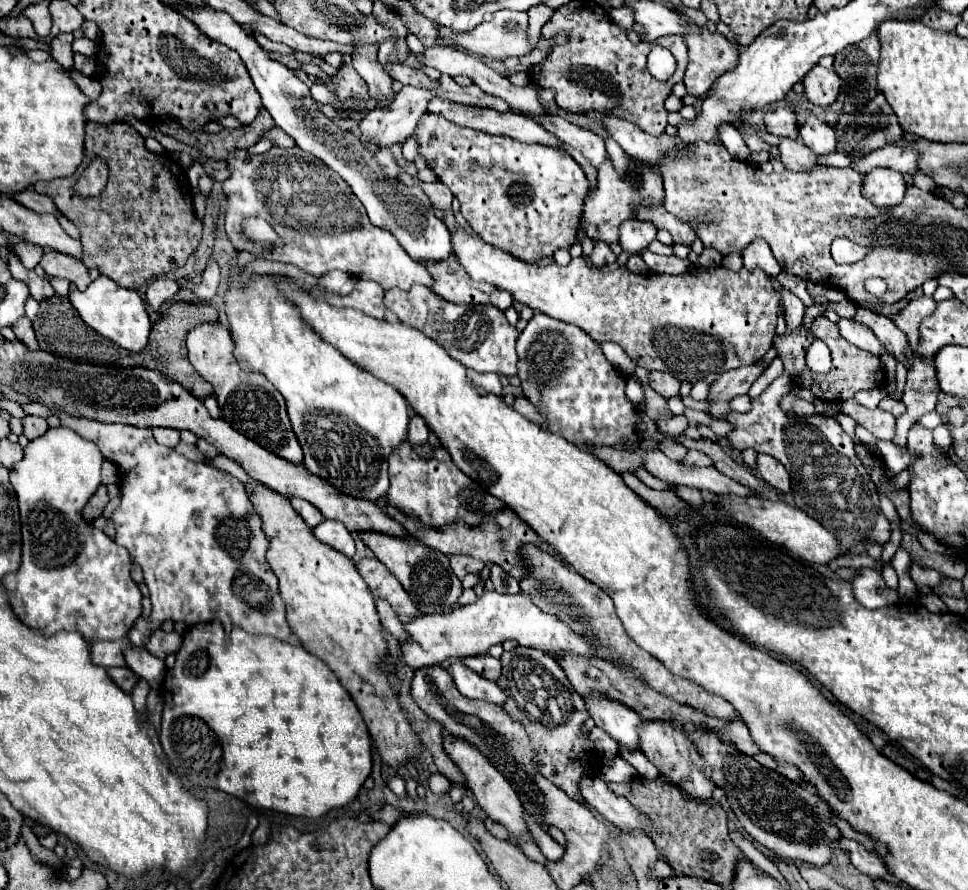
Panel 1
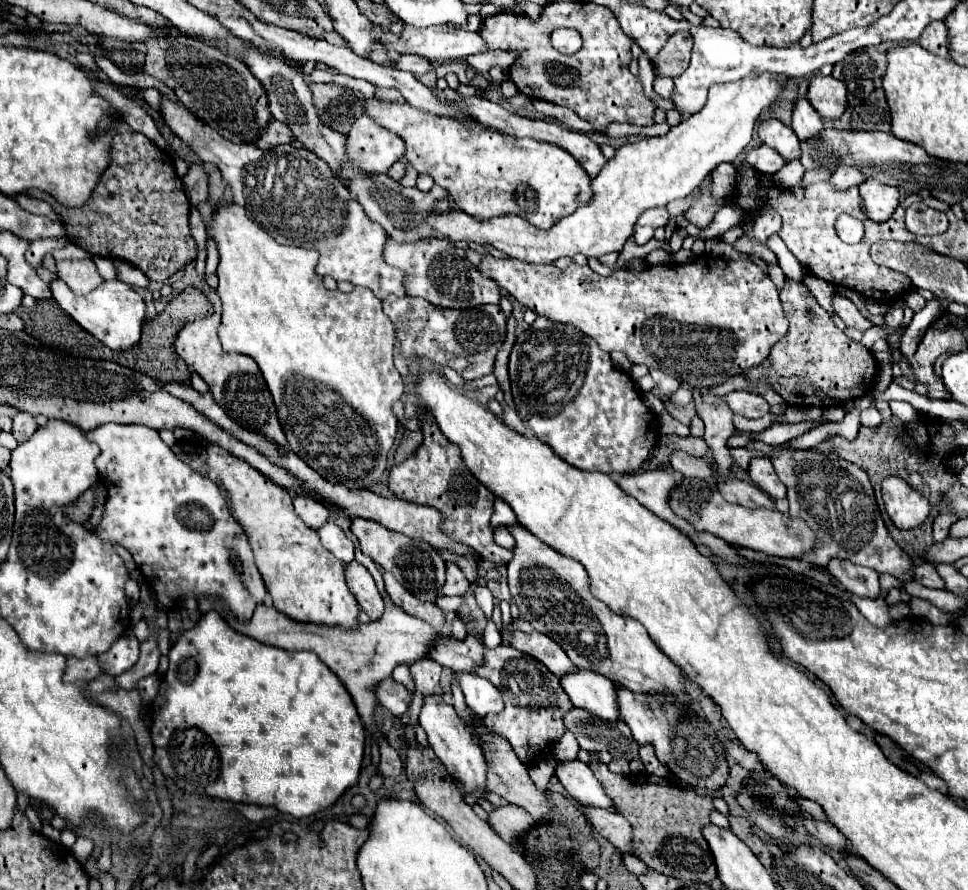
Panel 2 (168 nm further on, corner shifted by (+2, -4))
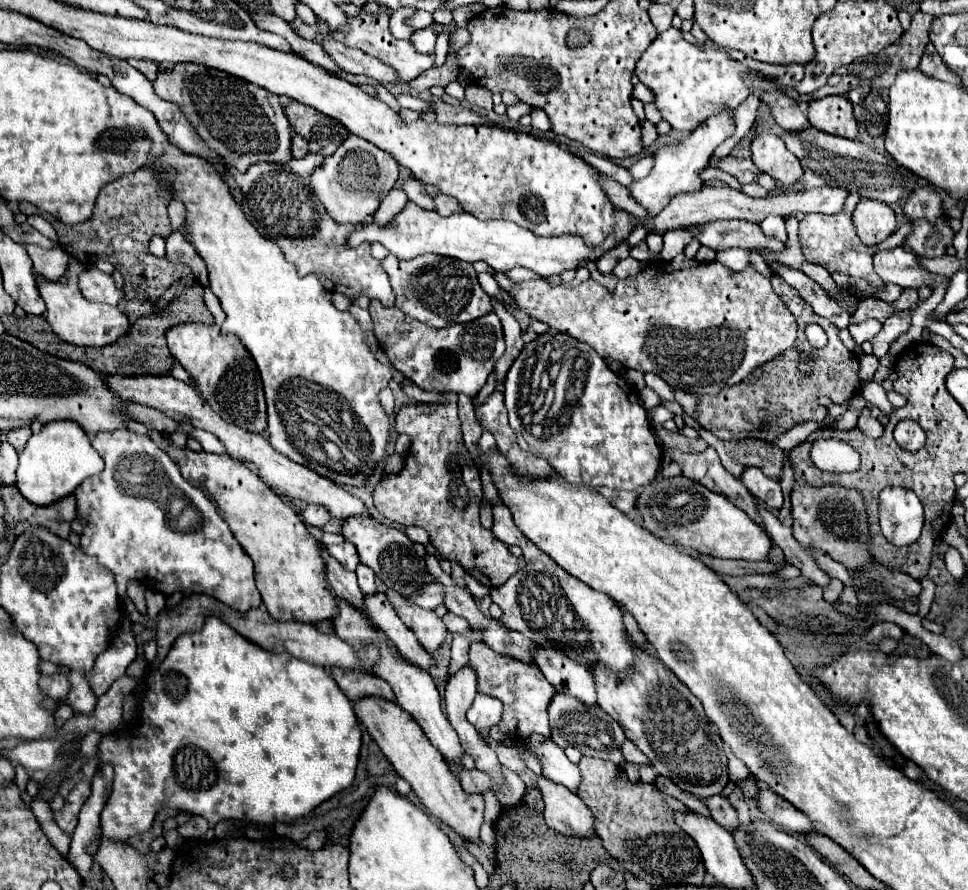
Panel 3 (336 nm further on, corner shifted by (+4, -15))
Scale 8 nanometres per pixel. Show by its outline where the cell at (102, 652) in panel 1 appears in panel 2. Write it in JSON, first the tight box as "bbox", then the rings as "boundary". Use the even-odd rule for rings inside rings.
{"bbox":[64,656,102,682],"boundary":[[[86,656],[82,660],[78,658],[68,658],[68,668],[64,672],[64,680],[66,682],[74,682],[74,680],[92,680],[96,676],[102,674],[102,666],[98,662],[96,656]]]}

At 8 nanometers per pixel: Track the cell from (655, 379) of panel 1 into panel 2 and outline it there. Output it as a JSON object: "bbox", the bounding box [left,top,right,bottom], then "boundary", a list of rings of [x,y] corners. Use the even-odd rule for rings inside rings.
{"bbox":[650,370,680,402],"boundary":[[[650,370],[650,376],[654,378],[654,382],[656,382],[656,386],[654,386],[654,396],[658,396],[662,402],[664,400],[668,400],[678,388],[680,388],[680,382],[676,380],[676,378],[672,378],[672,376],[668,376],[668,374],[664,374],[664,372],[660,372],[660,370]]]}

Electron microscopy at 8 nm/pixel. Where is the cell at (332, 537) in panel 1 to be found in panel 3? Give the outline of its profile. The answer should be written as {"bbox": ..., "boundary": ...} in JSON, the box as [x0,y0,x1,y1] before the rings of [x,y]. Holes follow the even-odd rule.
{"bbox":[328,541,360,571],"boundary":[[[344,541],[344,543],[340,543],[340,545],[330,545],[328,551],[330,551],[330,555],[332,555],[334,559],[338,559],[338,561],[342,563],[342,567],[346,567],[348,571],[354,571],[354,569],[358,567],[358,563],[360,563],[356,547],[354,547],[352,543],[348,543],[348,541]]]}

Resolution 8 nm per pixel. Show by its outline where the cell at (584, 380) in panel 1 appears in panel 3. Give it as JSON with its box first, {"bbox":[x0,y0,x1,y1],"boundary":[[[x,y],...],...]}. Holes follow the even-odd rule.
{"bbox":[504,331,662,491],"boundary":[[[554,331],[538,335],[534,341],[526,343],[520,351],[518,359],[510,367],[504,381],[504,397],[506,411],[510,419],[510,427],[518,437],[518,445],[524,451],[530,451],[536,457],[544,457],[556,473],[572,485],[586,487],[610,487],[610,489],[628,489],[636,491],[642,485],[648,485],[660,471],[662,449],[652,435],[652,427],[646,415],[646,409],[638,403],[638,393],[630,387],[620,375],[612,373],[604,359],[588,345],[566,333]],[[562,363],[566,367],[574,367],[574,399],[568,395],[566,405],[558,409],[544,409],[544,395],[540,393],[540,375],[552,365]]]}

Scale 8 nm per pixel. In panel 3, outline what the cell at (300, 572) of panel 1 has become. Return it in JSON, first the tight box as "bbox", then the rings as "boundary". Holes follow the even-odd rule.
{"bbox":[148,429,336,623],"boundary":[[[150,429],[148,437],[178,463],[186,479],[214,499],[220,517],[226,519],[242,549],[252,557],[256,587],[262,595],[262,603],[276,621],[316,623],[336,615],[336,595],[332,595],[324,575],[320,545],[306,531],[300,515],[290,503],[282,501],[252,469],[230,455],[196,453],[188,447],[176,447],[166,433],[156,429]]]}

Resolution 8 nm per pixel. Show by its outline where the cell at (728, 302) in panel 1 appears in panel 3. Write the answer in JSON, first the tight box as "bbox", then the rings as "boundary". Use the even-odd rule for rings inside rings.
{"bbox":[510,261,796,397],"boundary":[[[658,261],[658,263],[650,263],[646,265],[636,277],[628,277],[628,279],[618,279],[618,285],[616,289],[606,289],[602,287],[600,283],[588,279],[584,281],[582,285],[578,285],[576,289],[568,289],[564,285],[550,285],[546,279],[538,279],[538,281],[522,281],[514,291],[510,291],[510,295],[514,297],[516,305],[530,317],[546,323],[552,331],[560,331],[560,333],[568,333],[572,335],[574,339],[580,339],[588,345],[592,345],[598,355],[602,357],[612,357],[616,361],[620,361],[626,369],[634,369],[634,371],[640,371],[640,373],[656,373],[660,375],[672,389],[682,389],[682,391],[688,391],[688,393],[694,393],[698,397],[702,395],[716,395],[718,391],[722,391],[724,387],[732,387],[740,381],[744,381],[756,367],[760,367],[762,363],[774,359],[776,355],[780,355],[782,351],[794,347],[796,343],[796,319],[794,315],[788,311],[788,307],[784,305],[784,301],[774,293],[772,285],[770,285],[770,279],[760,275],[752,265],[748,265],[746,269],[742,271],[732,271],[728,267],[724,267],[722,263],[718,261],[710,261],[710,263],[698,263],[696,267],[690,267],[690,269],[672,269],[670,263],[666,261]]]}

